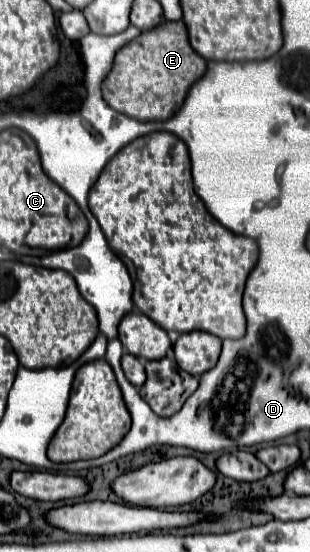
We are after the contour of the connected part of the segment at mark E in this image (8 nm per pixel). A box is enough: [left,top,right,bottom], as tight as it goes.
[101,22,207,120]

